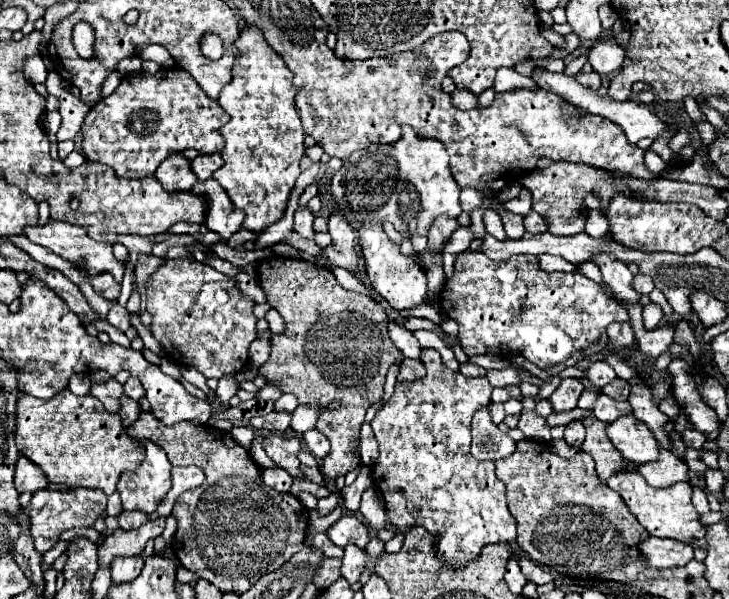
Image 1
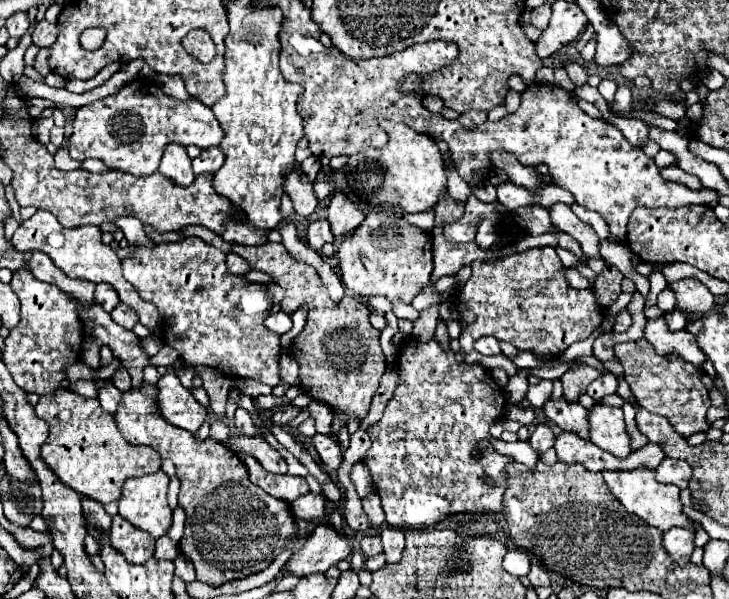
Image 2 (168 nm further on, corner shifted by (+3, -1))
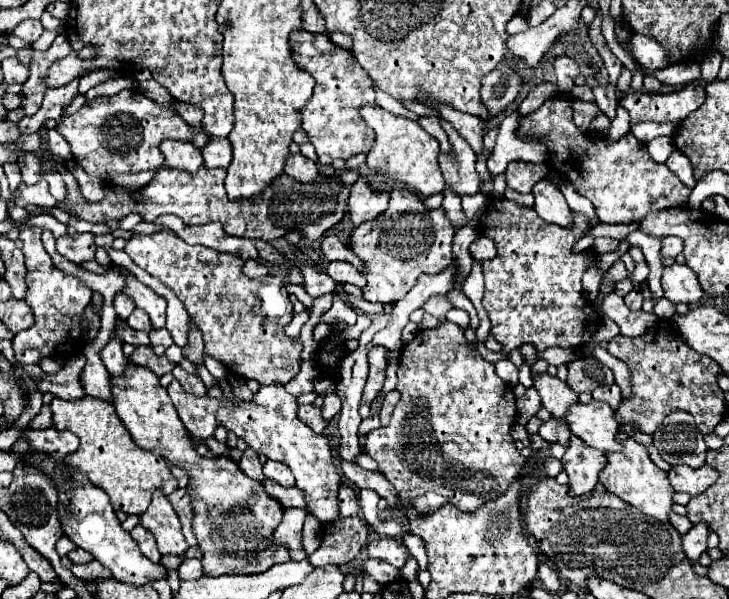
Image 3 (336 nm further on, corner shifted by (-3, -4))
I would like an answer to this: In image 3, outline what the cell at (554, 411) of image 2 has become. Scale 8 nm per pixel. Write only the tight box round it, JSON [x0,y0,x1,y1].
[532,373,578,419]

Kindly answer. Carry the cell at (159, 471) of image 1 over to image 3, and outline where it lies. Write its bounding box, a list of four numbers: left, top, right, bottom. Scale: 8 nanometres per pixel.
[140,491,188,557]

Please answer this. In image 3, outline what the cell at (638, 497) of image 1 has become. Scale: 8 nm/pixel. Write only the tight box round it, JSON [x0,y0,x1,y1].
[600,431,674,521]

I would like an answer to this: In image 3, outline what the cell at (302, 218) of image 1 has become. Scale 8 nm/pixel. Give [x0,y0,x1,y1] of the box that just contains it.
[284,153,318,181]

